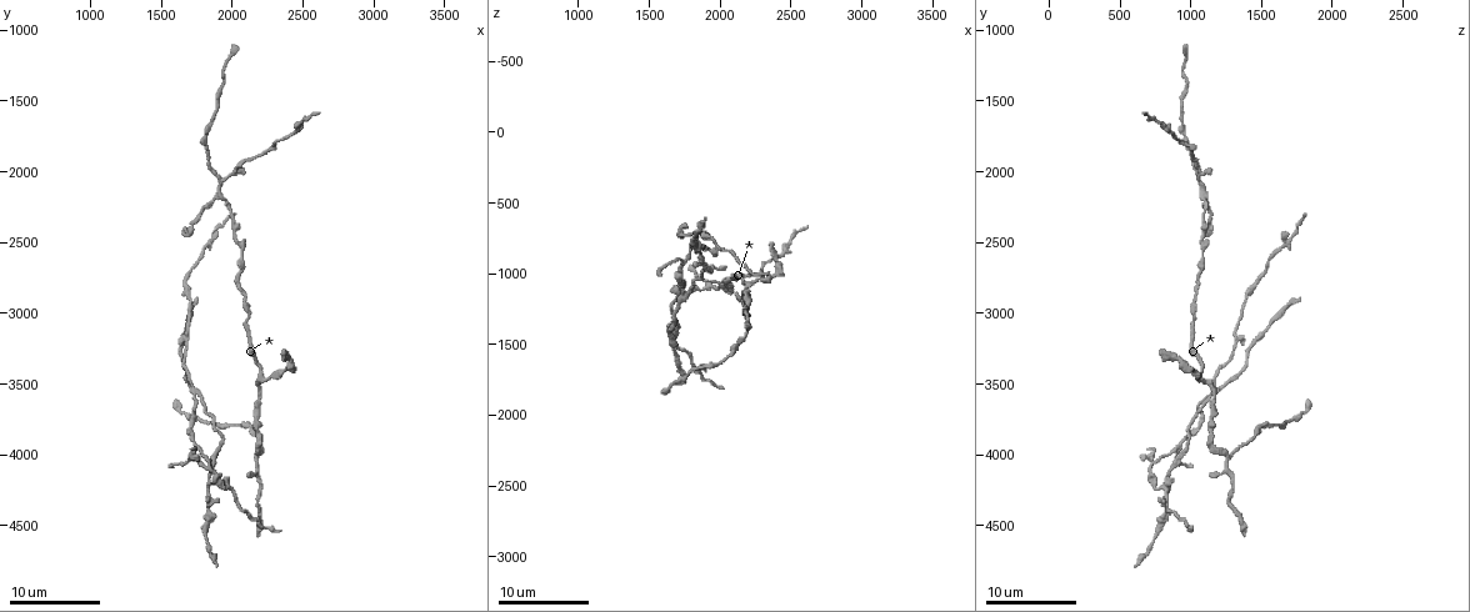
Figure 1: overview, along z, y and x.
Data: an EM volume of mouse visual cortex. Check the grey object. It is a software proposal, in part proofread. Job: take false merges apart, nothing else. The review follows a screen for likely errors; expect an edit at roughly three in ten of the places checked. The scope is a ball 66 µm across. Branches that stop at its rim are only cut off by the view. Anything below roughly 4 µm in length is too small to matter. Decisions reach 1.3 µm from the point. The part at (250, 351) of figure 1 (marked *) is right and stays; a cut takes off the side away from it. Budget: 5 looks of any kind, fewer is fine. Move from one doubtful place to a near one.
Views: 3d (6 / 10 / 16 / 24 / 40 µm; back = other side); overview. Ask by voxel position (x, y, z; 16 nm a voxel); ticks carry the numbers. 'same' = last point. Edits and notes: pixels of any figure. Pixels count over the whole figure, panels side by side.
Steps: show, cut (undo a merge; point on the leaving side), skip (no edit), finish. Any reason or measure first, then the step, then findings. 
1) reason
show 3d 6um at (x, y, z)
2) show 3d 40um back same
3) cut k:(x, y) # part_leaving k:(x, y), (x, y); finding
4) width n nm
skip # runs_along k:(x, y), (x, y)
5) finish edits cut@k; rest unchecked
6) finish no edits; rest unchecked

four-way junction
show 3d 16um at (2200, 3480, 1100)

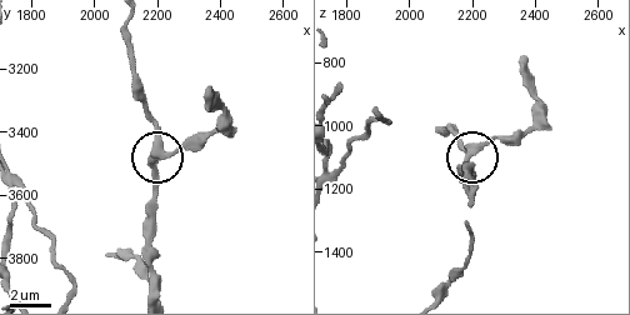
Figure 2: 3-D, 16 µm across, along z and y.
skip # runs_along 2:(134, 91), (150, 120), (159, 154), (203, 145); one cell here

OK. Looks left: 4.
narrows sharply
show 3d 10um at (2060, 2600, 1080)

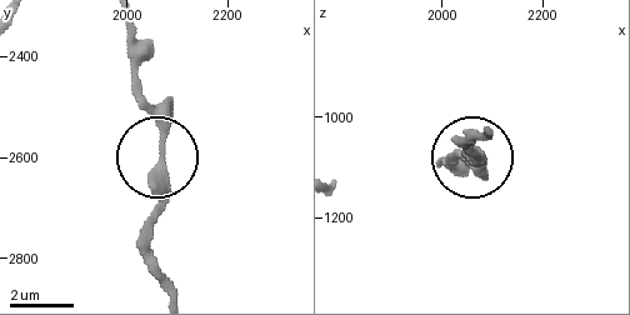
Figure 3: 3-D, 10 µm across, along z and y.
show 3d 10um back same

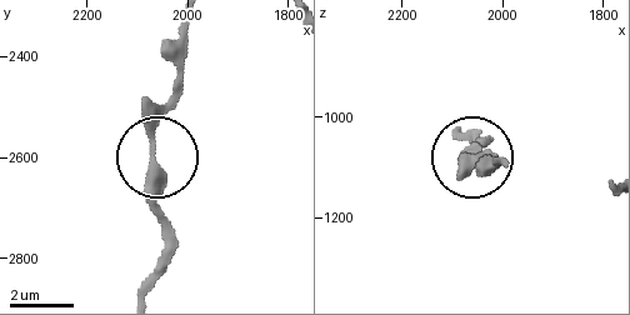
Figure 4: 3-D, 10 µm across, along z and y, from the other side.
width 280 nm
skip # runs_along 4:(140, 293), (164, 244), (156, 123), (178, 85); one cell here

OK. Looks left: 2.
a fork
show 3d 10um at (2160, 4020, 1240)

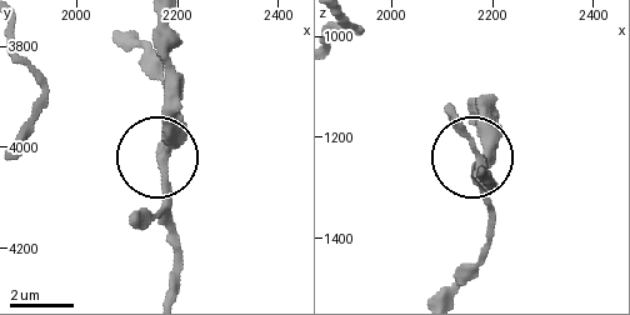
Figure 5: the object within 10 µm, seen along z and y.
width 210 nm
skip # one cell here

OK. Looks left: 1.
finish no edits; rest unchecked

